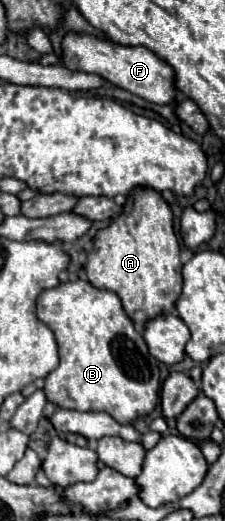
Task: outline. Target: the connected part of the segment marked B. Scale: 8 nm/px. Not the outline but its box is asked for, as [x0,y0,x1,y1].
[38,282,160,422]

